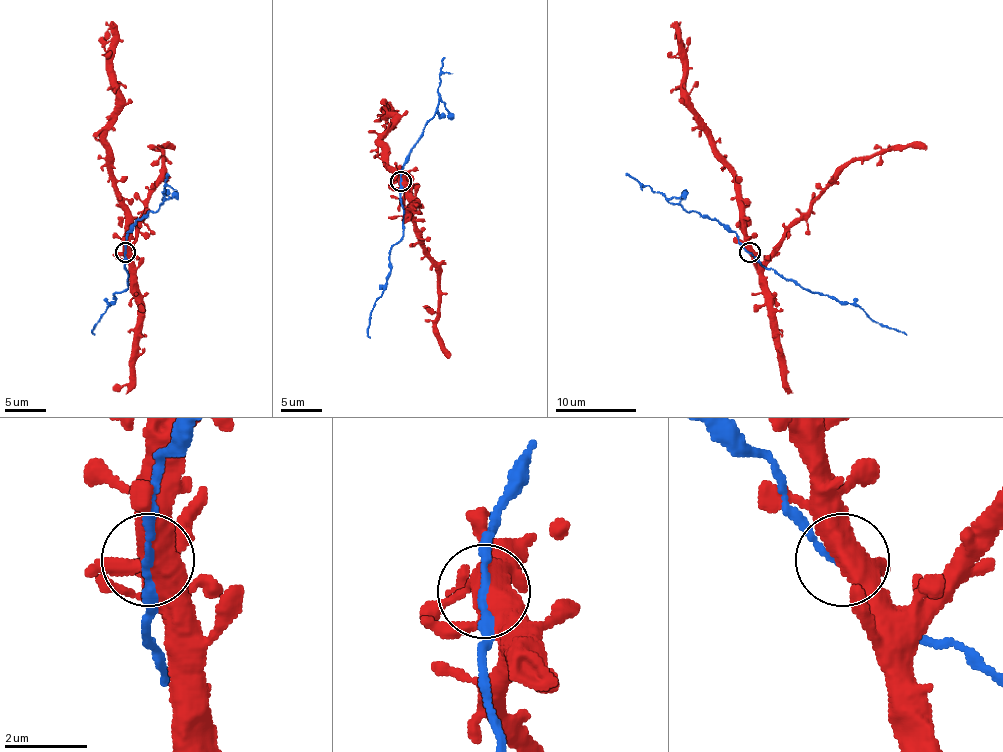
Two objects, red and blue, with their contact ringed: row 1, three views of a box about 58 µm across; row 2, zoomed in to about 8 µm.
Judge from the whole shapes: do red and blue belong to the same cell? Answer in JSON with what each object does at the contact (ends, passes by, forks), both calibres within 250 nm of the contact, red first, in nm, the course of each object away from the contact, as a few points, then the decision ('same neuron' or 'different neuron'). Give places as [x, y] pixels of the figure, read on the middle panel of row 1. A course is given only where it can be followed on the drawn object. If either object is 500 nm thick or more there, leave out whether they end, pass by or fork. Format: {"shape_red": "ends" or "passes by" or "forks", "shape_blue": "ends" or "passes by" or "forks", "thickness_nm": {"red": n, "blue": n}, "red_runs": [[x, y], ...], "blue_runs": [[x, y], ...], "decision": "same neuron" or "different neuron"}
{"shape_red": "forks", "shape_blue": "passes by", "thickness_nm": {"red": 440, "blue": 160}, "red_runs": [[401, 182], [401, 173], [387, 161], [381, 141], [391, 125], [391, 117], [387, 112], [389, 110], [381, 112]], "blue_runs": [[401, 182], [403, 232], [389, 255], [387, 285], [370, 310], [370, 338]], "decision": "same neuron"}

